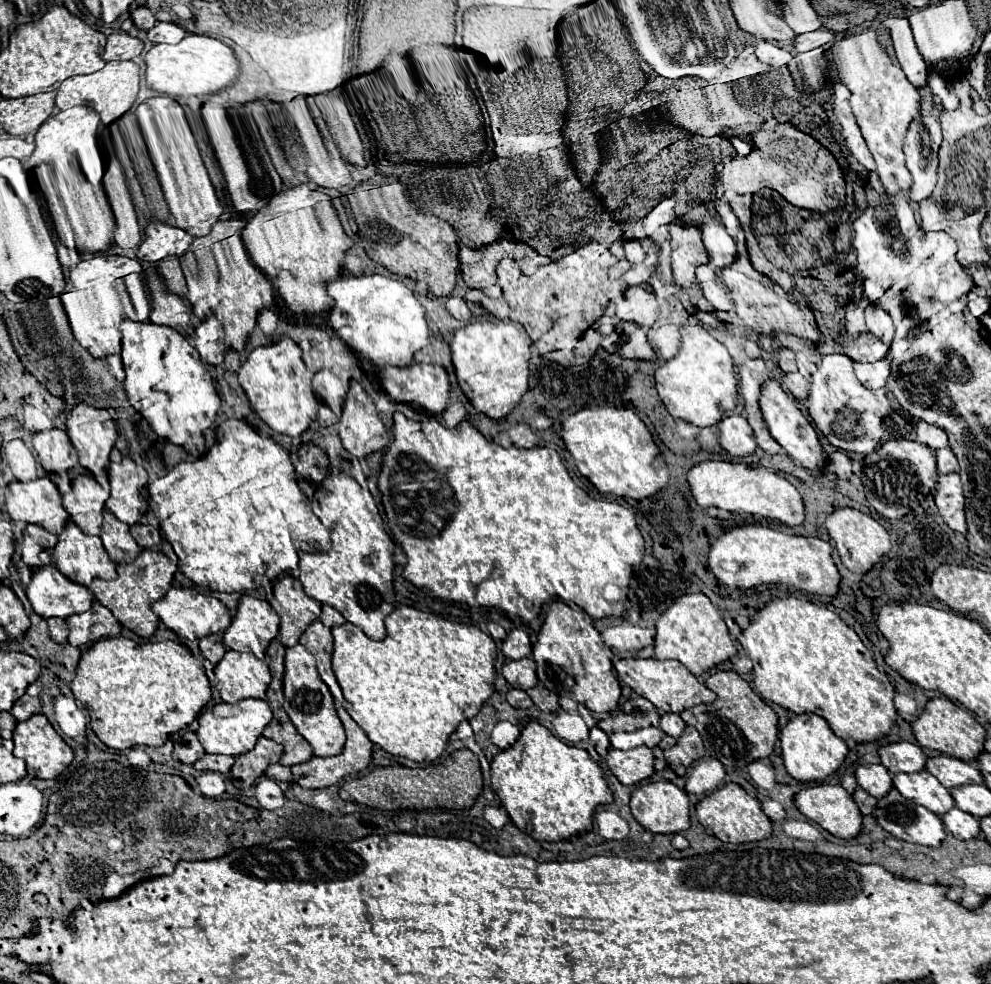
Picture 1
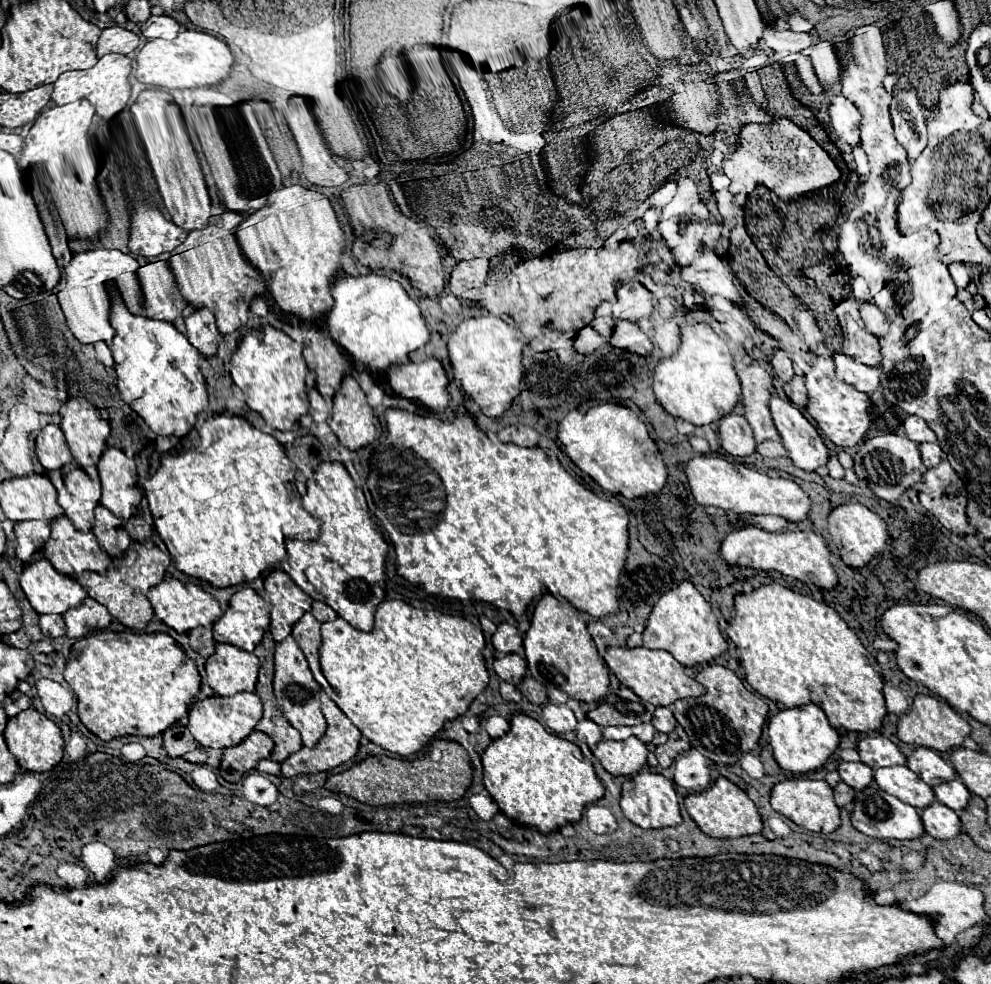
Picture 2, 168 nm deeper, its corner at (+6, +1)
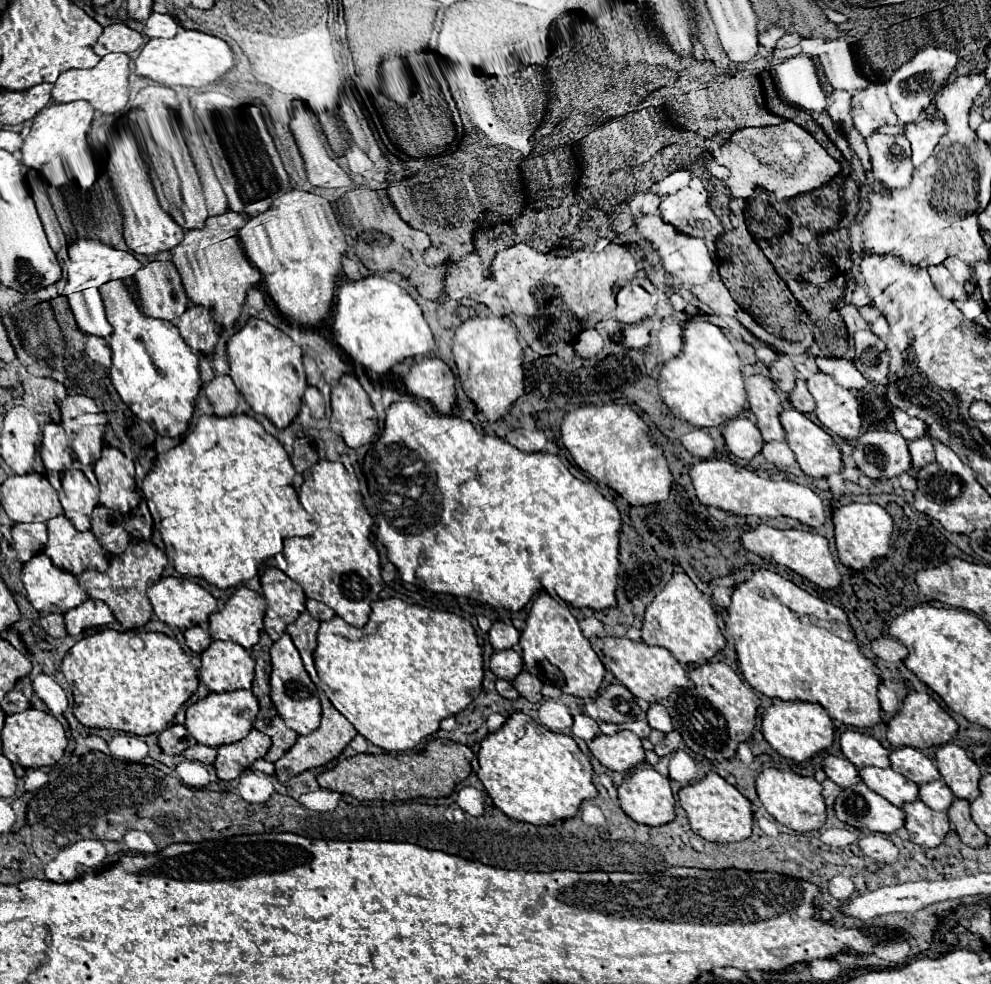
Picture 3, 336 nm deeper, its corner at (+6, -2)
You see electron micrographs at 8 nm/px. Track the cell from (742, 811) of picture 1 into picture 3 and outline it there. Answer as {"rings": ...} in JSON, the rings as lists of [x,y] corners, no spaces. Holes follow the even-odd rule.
{"rings":[[[708,773],[704,779],[686,785],[678,793],[680,805],[688,813],[688,821],[694,833],[712,843],[734,843],[752,835],[752,805],[750,801],[718,773]]]}

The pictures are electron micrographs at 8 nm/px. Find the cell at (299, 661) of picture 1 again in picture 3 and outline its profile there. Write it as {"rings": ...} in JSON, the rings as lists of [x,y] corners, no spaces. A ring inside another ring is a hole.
{"rings":[[[284,633],[272,647],[270,647],[270,657],[272,657],[272,675],[270,675],[270,687],[272,687],[272,703],[276,705],[280,717],[284,717],[284,723],[298,731],[298,735],[310,735],[316,731],[320,725],[320,699],[318,699],[318,689],[312,683],[310,675],[304,669],[304,663],[300,659],[298,649],[294,647],[292,639],[288,633]]]}

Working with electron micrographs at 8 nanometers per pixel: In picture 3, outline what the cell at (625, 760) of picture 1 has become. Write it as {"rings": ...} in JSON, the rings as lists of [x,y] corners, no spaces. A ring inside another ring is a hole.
{"rings":[[[632,731],[598,735],[596,739],[588,741],[588,749],[610,771],[624,773],[646,761],[640,737]]]}

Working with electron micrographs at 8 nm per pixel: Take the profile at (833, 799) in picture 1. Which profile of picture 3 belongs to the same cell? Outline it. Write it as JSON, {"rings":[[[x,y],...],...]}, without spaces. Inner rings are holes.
{"rings":[[[762,767],[756,779],[756,791],[766,807],[766,811],[782,825],[798,831],[798,833],[810,833],[820,829],[826,819],[828,819],[828,807],[822,797],[822,785],[814,777],[802,777],[796,773],[772,769],[772,767]]]}

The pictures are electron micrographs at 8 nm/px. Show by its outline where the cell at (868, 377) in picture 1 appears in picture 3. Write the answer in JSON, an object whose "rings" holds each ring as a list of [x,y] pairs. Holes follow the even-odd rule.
{"rings":[[[830,357],[830,359],[816,359],[816,363],[818,363],[820,371],[830,373],[846,389],[862,391],[868,385],[868,379],[848,359],[832,359]]]}

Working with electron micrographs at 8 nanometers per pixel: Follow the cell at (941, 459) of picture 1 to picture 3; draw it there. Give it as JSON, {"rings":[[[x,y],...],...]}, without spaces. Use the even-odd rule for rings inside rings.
{"rings":[[[930,437],[910,441],[908,449],[910,449],[910,455],[912,455],[912,465],[918,467],[918,469],[926,467],[928,463],[932,463],[932,459],[936,459],[934,457],[934,445],[932,445]]]}

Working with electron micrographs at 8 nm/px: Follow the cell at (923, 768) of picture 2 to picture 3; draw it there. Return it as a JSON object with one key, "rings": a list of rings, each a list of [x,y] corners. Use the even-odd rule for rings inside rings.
{"rings":[[[914,747],[896,749],[890,753],[890,761],[894,771],[902,773],[904,777],[908,777],[918,785],[940,779],[940,771],[936,769],[934,761],[928,755],[924,755],[920,749],[914,749]]]}

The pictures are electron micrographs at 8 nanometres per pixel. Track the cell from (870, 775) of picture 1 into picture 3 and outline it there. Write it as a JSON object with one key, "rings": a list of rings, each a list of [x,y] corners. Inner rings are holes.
{"rings":[[[828,757],[824,761],[824,771],[826,771],[828,779],[840,787],[852,787],[852,783],[860,781],[860,771],[848,759]]]}

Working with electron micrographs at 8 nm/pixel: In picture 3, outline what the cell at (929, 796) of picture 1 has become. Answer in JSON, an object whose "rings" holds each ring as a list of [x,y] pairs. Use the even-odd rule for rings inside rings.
{"rings":[[[862,767],[860,777],[872,791],[886,797],[898,807],[904,807],[904,803],[914,803],[918,799],[920,787],[890,767]]]}

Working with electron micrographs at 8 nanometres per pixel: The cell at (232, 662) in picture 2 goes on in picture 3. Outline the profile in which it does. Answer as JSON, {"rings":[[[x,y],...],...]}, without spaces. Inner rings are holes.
{"rings":[[[212,641],[200,655],[200,679],[212,693],[250,689],[254,681],[254,659],[232,641]]]}

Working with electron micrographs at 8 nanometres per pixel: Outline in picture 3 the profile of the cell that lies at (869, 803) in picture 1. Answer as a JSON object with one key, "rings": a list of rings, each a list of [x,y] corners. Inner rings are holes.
{"rings":[[[828,779],[822,783],[822,787],[824,787],[822,795],[824,795],[826,805],[828,805],[828,807],[834,807],[834,803],[836,803],[836,795],[840,795],[840,791],[842,791],[842,789],[840,789],[836,783],[828,781]]]}

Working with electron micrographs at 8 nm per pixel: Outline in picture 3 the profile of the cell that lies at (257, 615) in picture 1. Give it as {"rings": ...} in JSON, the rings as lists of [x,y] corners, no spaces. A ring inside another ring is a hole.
{"rings":[[[238,587],[226,601],[224,609],[210,615],[210,637],[234,641],[250,651],[260,641],[264,613],[264,597],[248,587]]]}

